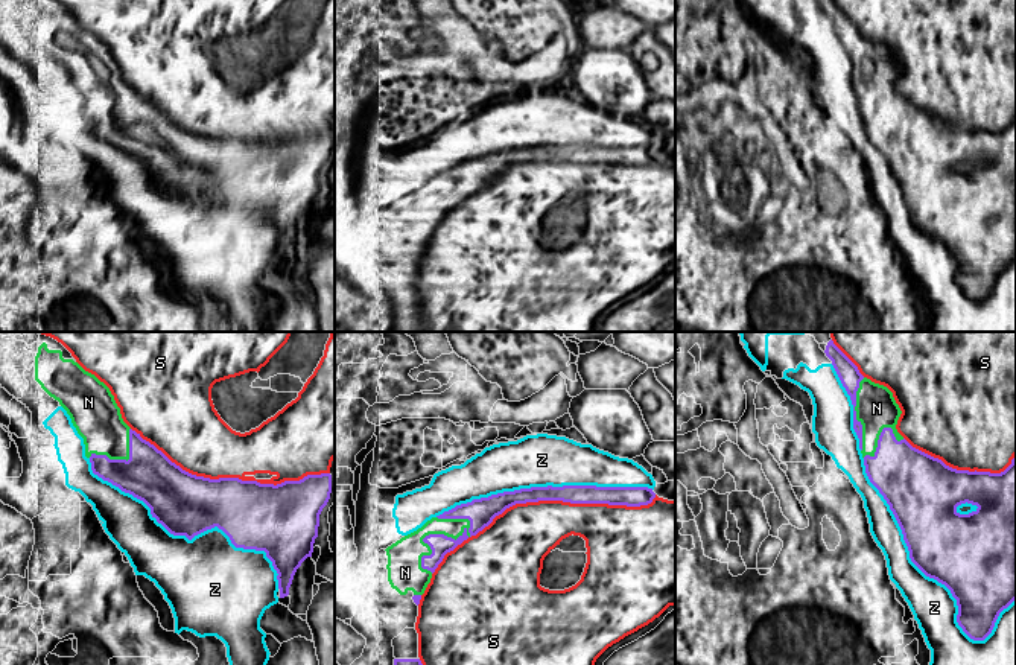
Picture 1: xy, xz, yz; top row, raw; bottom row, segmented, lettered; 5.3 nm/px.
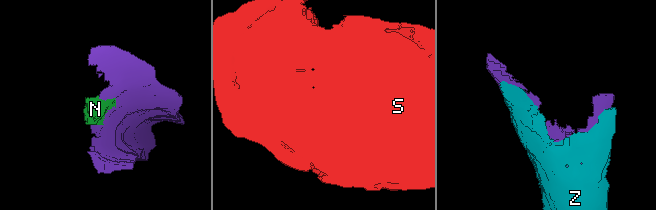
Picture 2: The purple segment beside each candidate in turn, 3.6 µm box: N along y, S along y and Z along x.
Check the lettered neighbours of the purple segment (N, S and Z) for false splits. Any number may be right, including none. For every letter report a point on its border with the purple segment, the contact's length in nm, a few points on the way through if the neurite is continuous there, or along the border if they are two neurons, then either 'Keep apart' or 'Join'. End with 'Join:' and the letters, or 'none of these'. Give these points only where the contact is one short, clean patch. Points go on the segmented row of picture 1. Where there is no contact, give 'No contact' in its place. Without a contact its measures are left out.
N: Touches purple at xz (432, 534). Shared border 360 nm. Join
S: Touches purple at xz (542, 499). Shared border 1250 nm. Keep apart
Z: Touches purple at yz (910, 557). Shared border 1150 nm. Keep apart
Join: N

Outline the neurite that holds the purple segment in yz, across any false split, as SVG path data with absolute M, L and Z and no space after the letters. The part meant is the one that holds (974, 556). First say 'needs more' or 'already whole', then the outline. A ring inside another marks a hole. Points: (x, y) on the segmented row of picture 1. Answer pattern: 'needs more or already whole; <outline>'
needs more; M832 339L824 353L850 396L853 429L859 438L865 473L890 505L902 530L911 562L926 577L951 590L958 606L958 625L970 639L984 641L992 633L999 613L1016 600L1016 455L1001 473L957 470L946 466L941 460L913 447L897 432L896 425L902 411L887 387L864 377ZM966 502L978 508L969 514L960 514L957 507Z

